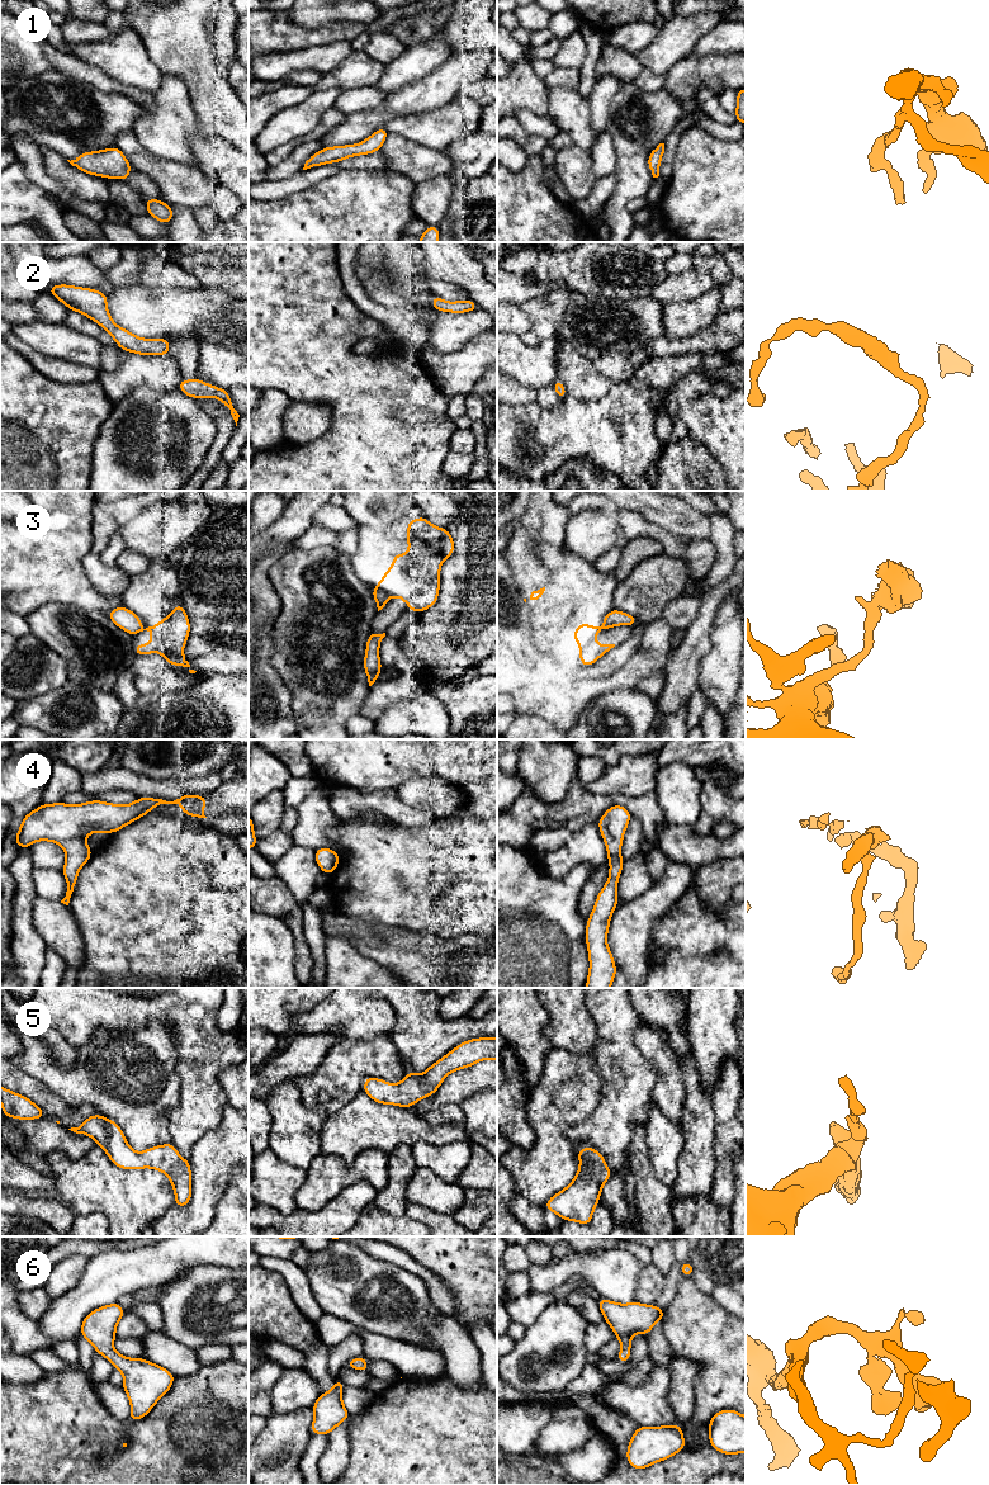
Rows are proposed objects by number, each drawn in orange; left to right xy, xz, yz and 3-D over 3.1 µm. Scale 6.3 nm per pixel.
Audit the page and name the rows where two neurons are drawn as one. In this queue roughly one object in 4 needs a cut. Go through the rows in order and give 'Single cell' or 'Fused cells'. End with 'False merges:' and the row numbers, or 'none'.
1: Single cell
2: Single cell
3: Fused cells
4: Single cell
5: Single cell
6: Single cell
False merges: 3

